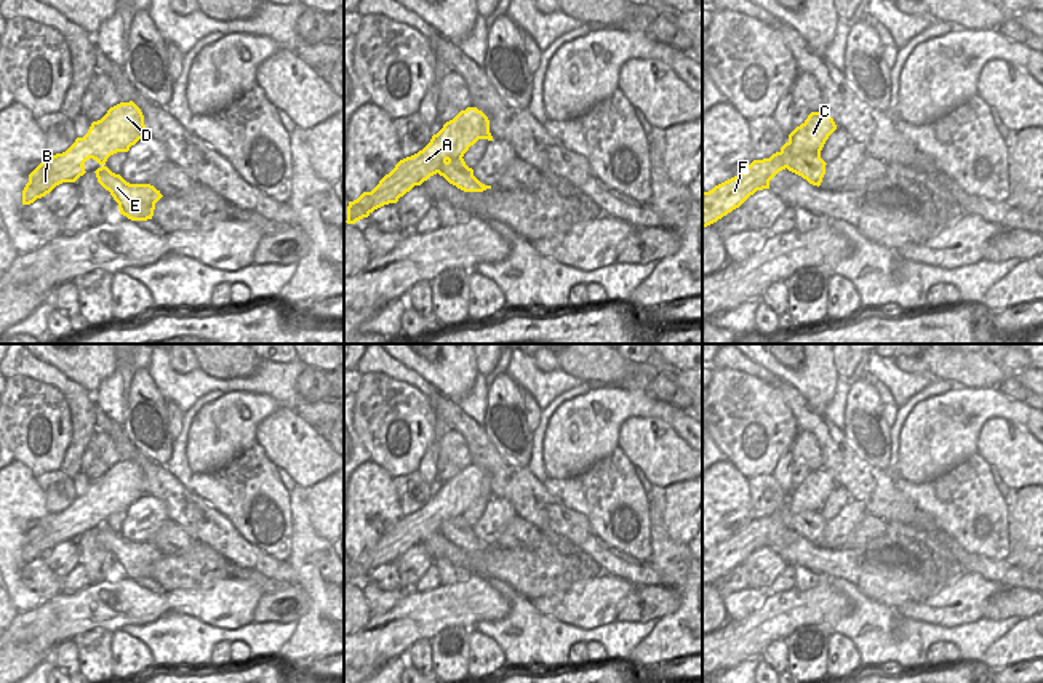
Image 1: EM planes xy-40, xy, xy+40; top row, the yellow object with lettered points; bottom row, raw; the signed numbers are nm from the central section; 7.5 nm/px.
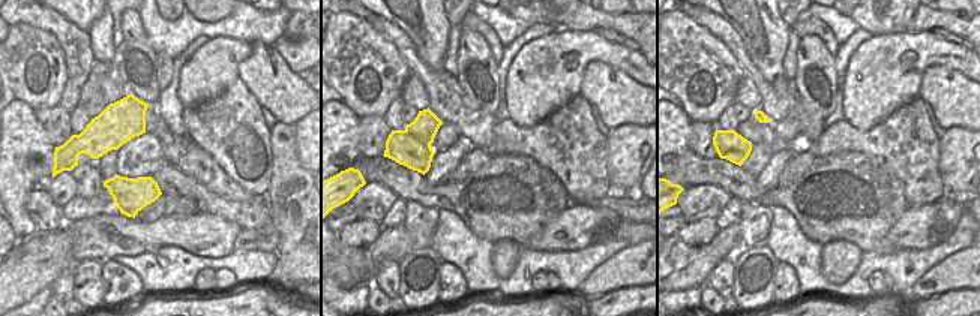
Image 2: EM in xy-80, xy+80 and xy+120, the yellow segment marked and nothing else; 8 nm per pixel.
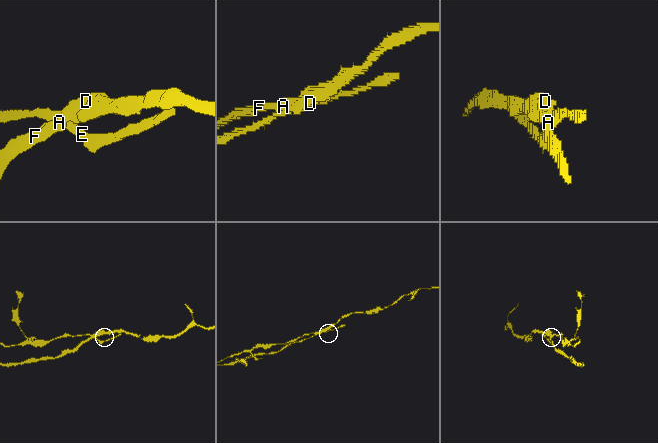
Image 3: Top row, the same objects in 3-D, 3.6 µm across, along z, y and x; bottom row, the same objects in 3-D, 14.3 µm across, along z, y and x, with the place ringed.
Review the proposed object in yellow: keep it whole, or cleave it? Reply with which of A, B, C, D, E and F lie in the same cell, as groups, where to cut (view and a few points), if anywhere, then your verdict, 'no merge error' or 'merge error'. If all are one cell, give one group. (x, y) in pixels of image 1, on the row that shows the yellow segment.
A B C D F / E | xy+40 (786, 146), (792, 154), (819, 152) | merge error

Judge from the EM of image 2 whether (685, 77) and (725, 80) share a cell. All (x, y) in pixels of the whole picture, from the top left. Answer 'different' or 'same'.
same

